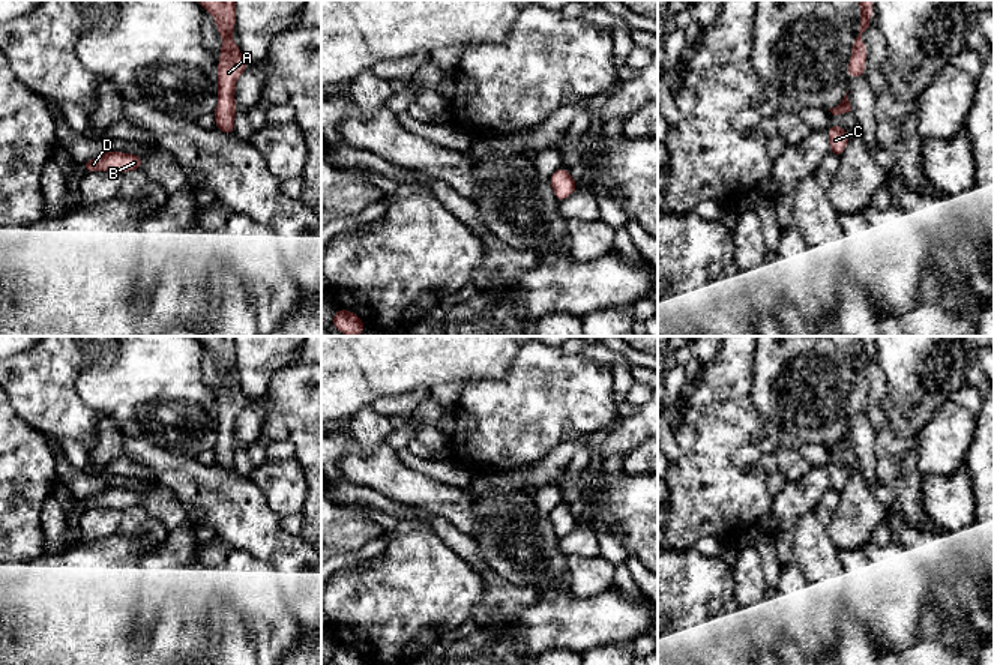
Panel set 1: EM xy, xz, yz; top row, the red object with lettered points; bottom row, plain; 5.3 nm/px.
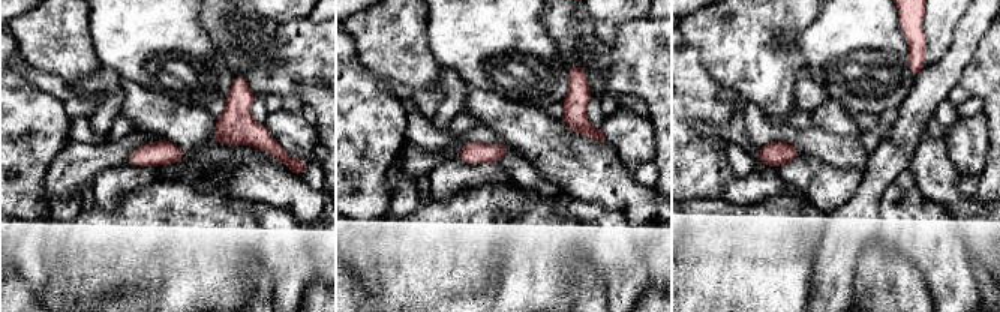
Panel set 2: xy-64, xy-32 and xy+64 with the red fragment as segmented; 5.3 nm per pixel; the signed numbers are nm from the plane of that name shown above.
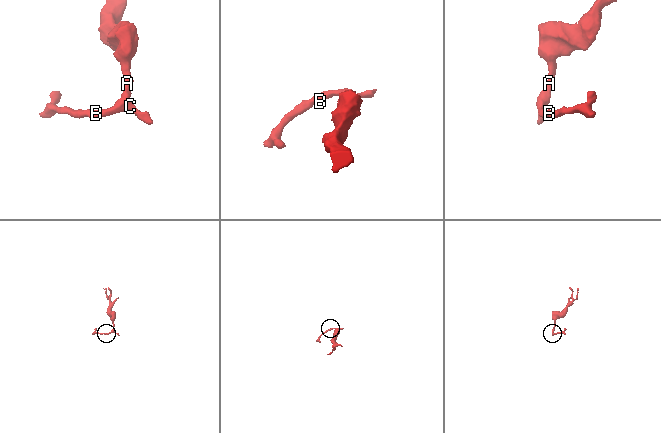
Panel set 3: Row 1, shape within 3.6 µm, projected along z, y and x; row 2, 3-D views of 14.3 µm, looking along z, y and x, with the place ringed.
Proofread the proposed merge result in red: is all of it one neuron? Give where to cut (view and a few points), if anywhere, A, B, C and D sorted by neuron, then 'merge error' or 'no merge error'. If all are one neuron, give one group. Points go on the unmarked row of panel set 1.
no cut; A B C D; no merge error

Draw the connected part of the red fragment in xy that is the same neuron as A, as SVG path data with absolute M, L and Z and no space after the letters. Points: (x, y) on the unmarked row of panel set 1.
M236 336L195 338L215 354L215 362L224 377L221 380L221 393L218 395L218 441L213 452L216 465L225 471L233 471L237 450L236 417L248 404L239 380L231 377L231 369L236 365Z

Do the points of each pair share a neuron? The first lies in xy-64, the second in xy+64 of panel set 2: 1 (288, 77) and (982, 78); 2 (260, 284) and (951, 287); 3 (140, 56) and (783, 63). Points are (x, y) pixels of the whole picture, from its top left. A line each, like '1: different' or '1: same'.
1: same
2: different
3: different

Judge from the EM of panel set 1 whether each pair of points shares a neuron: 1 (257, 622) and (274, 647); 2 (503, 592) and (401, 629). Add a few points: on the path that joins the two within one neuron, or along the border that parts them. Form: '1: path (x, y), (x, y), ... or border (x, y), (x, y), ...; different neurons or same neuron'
1: path (263, 628), (272, 637), (272, 641); same neuron
2: border (472, 566), (482, 578), (485, 593), (469, 617); different neurons

